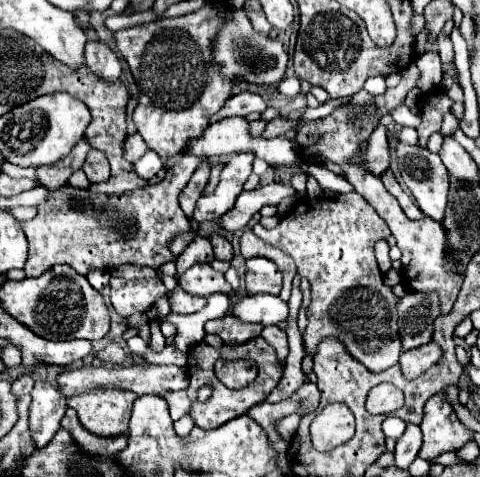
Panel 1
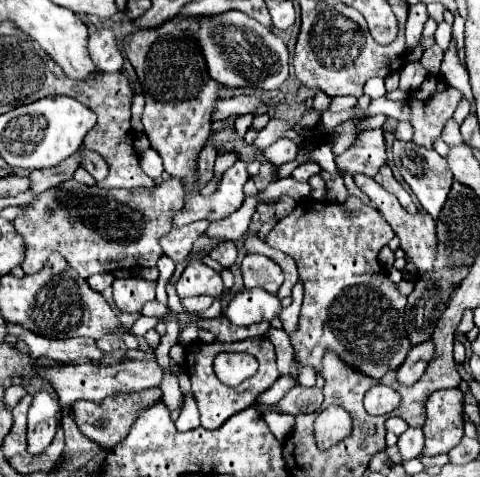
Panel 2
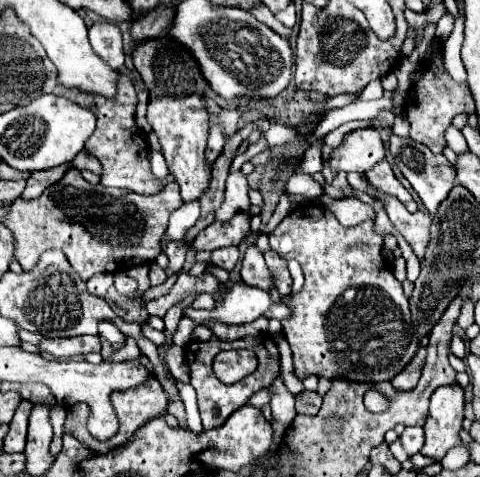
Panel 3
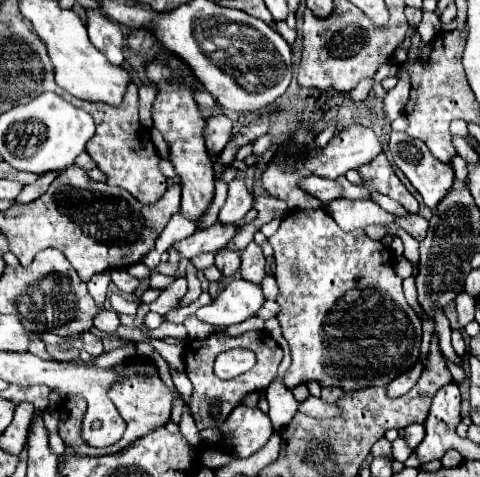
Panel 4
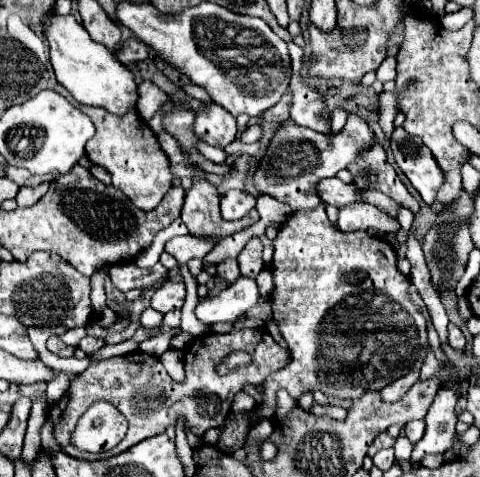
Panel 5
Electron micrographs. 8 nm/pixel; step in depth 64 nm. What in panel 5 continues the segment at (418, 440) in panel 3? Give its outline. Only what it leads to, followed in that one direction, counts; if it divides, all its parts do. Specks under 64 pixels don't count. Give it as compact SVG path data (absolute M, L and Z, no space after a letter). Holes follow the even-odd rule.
M414 420L412 424L404 426L404 434L412 444L416 444L424 436L424 420Z

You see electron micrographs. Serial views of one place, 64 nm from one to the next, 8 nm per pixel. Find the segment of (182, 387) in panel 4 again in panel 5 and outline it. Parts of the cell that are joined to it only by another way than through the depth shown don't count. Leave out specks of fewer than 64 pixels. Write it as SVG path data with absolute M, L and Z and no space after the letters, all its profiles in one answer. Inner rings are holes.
M170 348L168 352L164 352L160 356L160 362L166 366L168 374L176 380L176 382L182 382L184 380L184 368L182 368L182 360L178 356L178 350L176 348Z

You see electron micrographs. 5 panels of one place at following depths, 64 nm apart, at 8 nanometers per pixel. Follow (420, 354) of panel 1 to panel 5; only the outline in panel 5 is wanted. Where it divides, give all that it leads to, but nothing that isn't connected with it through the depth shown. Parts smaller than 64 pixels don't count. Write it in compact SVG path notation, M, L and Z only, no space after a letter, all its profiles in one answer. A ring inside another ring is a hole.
M414 370L414 372L408 372L406 376L402 376L400 380L388 384L388 388L382 388L380 390L380 398L384 402L396 402L396 400L400 400L410 390L410 386L414 386L418 382L418 374L420 372Z

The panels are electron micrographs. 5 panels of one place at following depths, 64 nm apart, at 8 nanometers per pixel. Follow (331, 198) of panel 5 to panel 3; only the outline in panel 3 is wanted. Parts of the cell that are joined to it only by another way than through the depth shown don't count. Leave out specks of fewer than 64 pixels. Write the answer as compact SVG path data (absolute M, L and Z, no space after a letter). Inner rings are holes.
M310 174L290 176L290 180L284 184L284 190L292 192L292 194L300 194L308 200L318 200L324 194L322 184L318 184Z

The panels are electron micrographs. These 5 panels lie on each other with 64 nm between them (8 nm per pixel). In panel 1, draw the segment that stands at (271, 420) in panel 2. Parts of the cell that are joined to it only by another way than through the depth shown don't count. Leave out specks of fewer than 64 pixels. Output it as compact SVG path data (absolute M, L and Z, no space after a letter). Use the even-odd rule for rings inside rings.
M294 413L276 422L276 430L279 435L290 442L298 429L301 418L299 414Z

